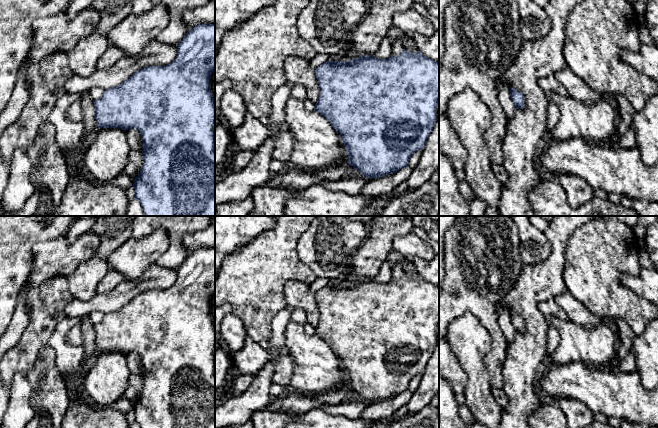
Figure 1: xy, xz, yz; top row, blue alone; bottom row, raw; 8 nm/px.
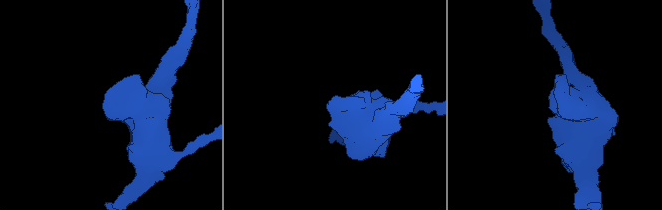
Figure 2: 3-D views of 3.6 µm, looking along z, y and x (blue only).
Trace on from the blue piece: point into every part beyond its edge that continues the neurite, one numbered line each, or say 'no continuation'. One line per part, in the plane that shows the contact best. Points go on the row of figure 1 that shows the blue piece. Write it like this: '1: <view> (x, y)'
no continuation

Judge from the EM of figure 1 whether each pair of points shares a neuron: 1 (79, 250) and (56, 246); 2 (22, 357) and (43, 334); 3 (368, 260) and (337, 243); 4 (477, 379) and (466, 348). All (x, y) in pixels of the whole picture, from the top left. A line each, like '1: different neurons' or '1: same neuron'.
1: same neuron
2: same neuron
3: different neurons
4: same neuron

